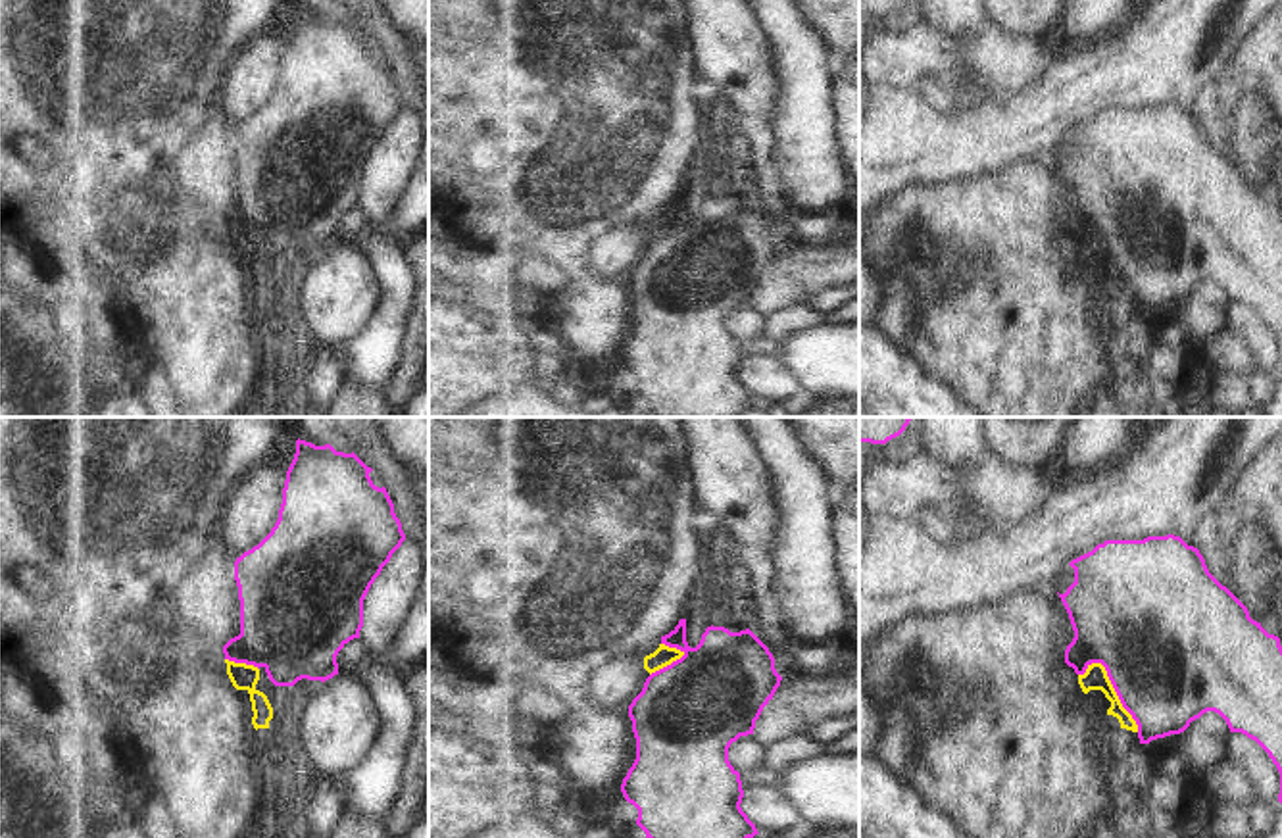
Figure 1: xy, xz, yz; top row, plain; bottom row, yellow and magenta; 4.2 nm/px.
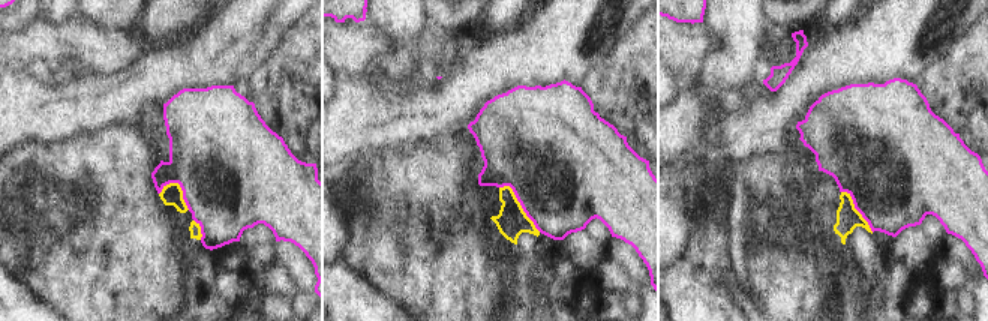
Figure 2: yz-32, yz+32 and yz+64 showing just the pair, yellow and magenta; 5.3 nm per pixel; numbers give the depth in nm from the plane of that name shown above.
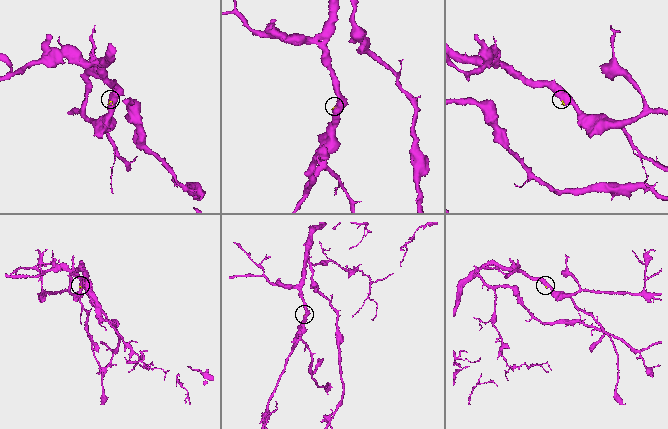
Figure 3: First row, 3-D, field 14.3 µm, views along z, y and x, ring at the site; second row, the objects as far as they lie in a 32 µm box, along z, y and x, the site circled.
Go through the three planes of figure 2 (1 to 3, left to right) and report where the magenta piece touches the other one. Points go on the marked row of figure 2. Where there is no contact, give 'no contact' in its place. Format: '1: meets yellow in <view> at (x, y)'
1: meets yellow in yz-32 at (180, 189)
2: meets yellow in yz+32 at (519, 204)
3: meets yellow in yz+64 at (856, 210)

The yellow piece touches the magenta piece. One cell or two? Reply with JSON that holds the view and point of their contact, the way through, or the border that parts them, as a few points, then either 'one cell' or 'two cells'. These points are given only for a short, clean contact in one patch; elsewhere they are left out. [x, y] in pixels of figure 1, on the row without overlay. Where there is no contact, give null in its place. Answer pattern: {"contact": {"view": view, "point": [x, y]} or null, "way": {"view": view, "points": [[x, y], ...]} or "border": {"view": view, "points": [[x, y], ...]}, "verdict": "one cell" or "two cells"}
{"contact": {"view": "yz", "point": [1115, 262]}, "verdict": "one cell"}

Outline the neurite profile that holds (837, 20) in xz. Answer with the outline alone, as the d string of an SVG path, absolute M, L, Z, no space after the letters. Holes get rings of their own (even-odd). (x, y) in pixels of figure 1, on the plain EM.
M798 0L798 6L832 52L859 60L859 0Z

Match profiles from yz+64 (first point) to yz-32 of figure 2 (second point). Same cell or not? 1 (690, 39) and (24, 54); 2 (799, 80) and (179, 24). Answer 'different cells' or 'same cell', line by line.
1: same cell
2: different cells

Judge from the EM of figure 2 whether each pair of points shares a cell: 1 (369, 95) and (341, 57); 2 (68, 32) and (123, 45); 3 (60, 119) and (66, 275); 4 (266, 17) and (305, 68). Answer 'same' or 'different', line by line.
1: different
2: same
3: different
4: different

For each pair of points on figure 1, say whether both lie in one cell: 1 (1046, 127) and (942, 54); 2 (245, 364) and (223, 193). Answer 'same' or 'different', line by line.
1: different
2: different

